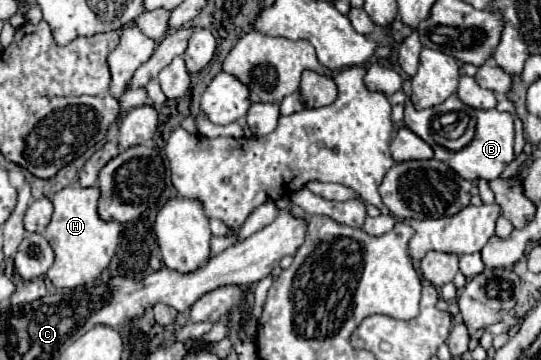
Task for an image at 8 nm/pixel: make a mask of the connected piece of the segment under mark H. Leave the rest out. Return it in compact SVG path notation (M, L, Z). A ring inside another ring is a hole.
M79 184L67 186L53 196L53 218L49 226L43 230L43 236L49 240L55 262L47 272L47 278L53 282L55 288L77 288L89 282L95 282L95 278L109 266L117 246L119 246L119 234L121 224L115 220L103 220L97 214L97 200L99 200L99 186L83 188Z

